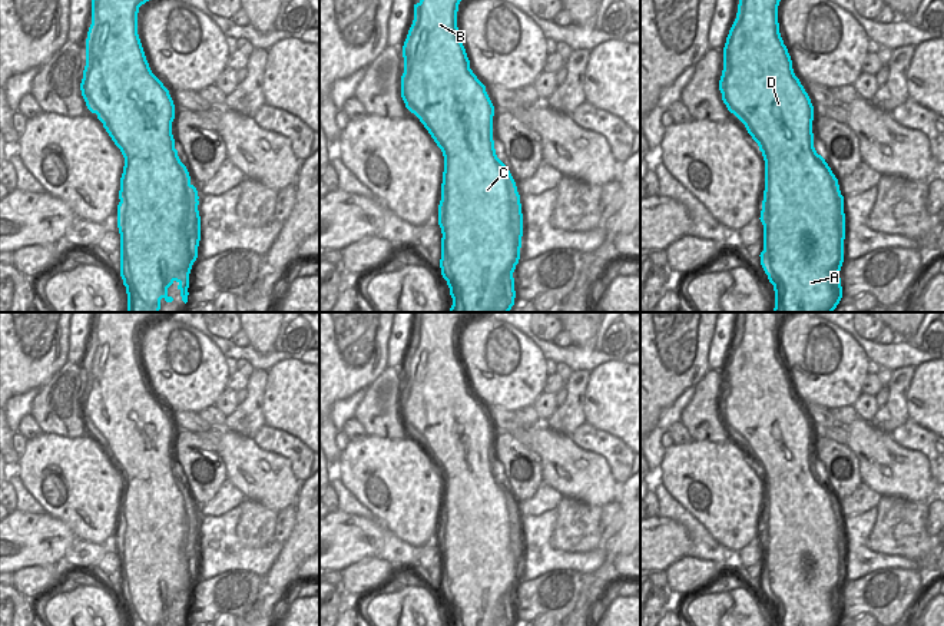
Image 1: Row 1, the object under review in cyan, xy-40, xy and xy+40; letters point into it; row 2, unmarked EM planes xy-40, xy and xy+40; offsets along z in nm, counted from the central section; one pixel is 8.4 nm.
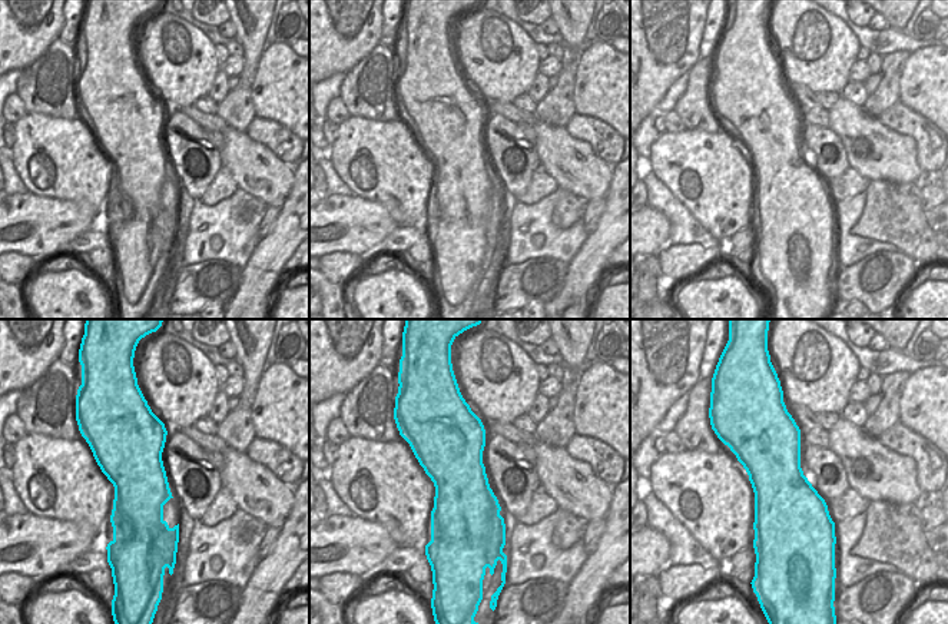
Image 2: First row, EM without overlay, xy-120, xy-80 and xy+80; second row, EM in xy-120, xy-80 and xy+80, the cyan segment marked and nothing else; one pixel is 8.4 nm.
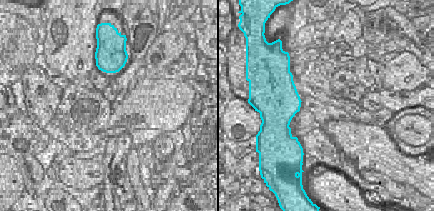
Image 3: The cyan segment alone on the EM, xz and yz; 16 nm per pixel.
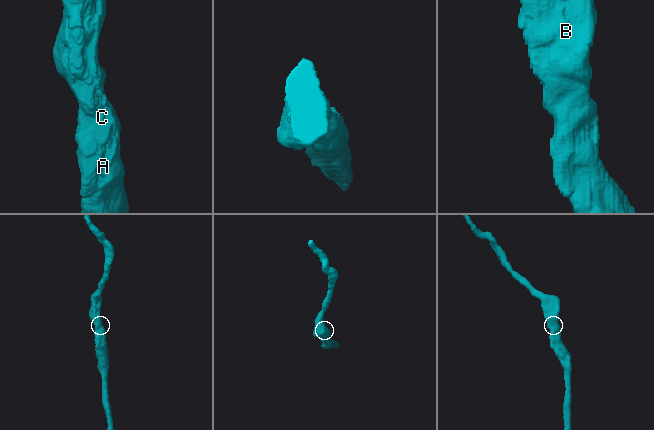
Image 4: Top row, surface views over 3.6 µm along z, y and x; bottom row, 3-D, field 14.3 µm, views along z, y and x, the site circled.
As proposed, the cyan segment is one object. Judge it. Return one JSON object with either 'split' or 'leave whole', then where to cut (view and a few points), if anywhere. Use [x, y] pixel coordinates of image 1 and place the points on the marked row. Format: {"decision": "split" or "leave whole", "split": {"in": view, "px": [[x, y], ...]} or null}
{"decision": "leave whole", "split": null}

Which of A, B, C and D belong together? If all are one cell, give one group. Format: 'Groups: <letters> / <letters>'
Groups: A B C D

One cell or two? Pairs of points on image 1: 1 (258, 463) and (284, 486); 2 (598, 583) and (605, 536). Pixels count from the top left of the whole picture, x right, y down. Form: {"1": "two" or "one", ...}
{"1": "one", "2": "two"}

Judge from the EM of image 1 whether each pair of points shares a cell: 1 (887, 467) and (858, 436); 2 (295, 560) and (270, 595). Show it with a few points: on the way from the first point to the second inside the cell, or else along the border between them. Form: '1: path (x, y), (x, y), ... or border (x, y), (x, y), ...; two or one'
1: path (881, 460), (865, 443); one
2: path (287, 569), (275, 586); one

